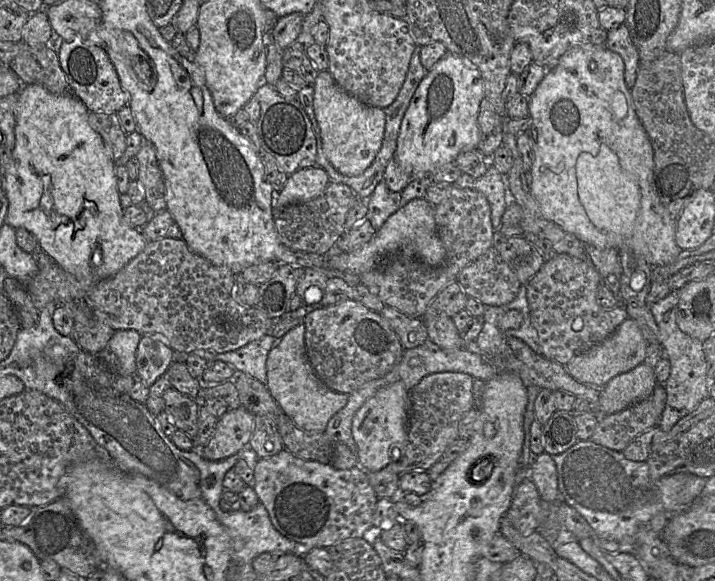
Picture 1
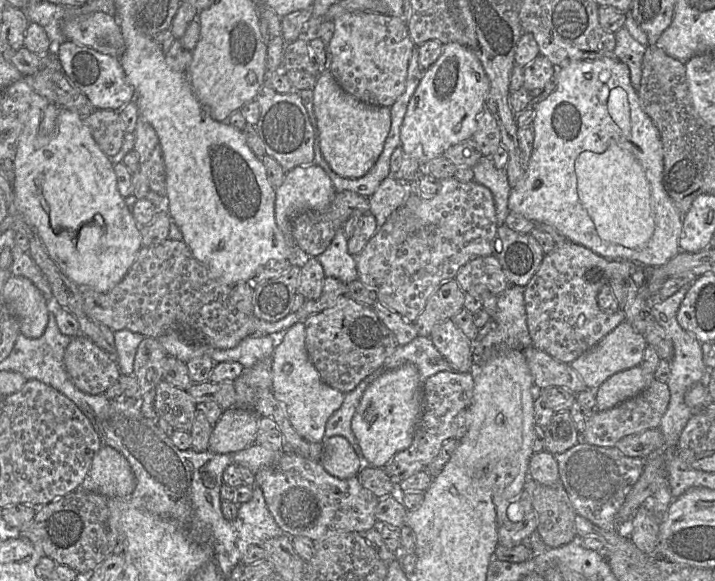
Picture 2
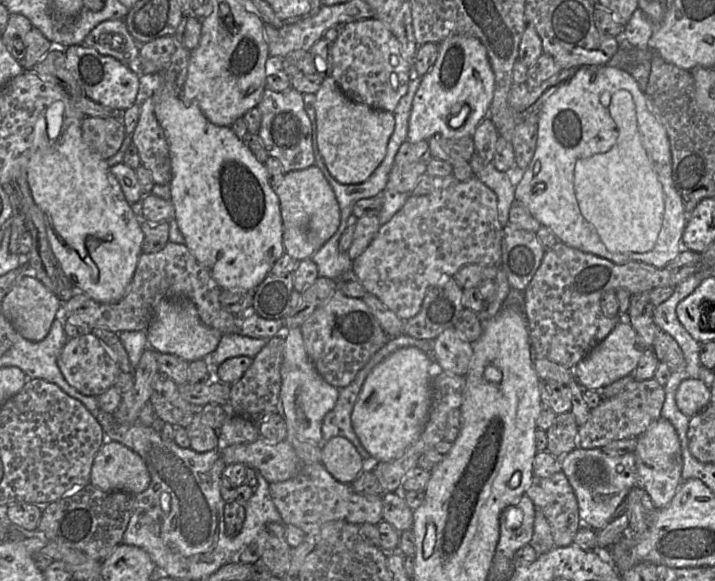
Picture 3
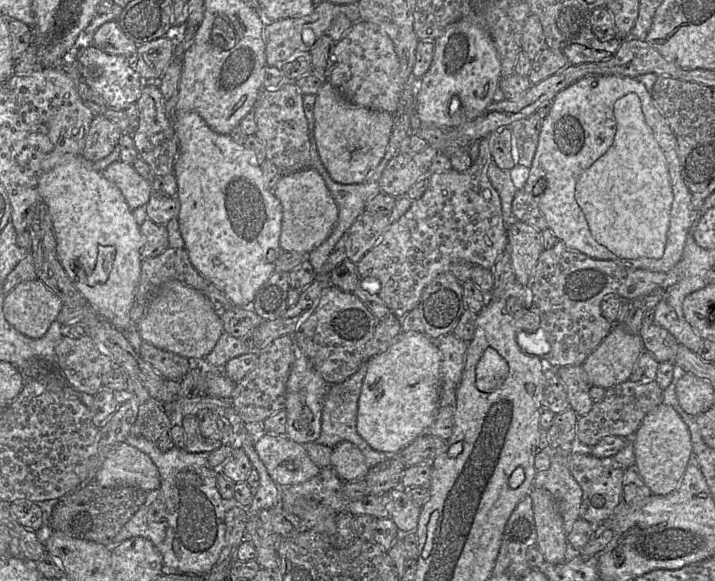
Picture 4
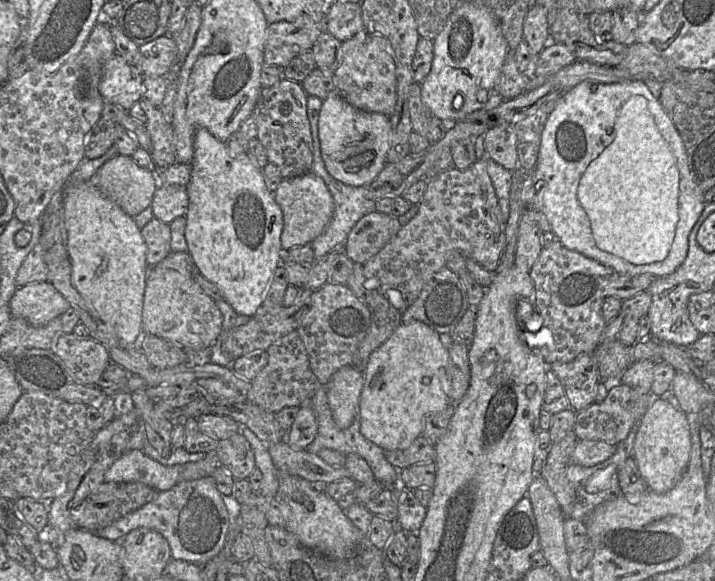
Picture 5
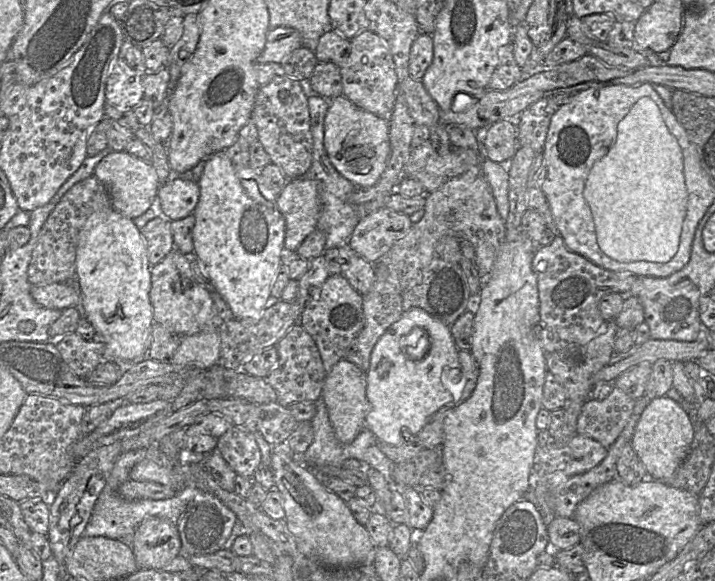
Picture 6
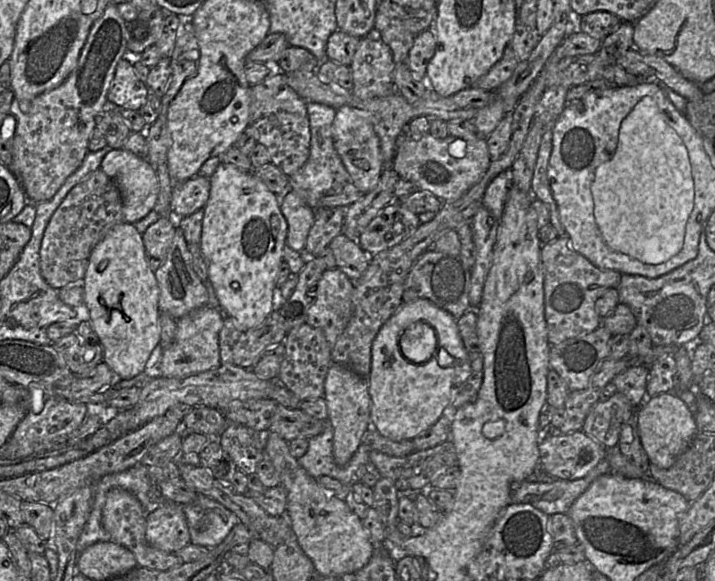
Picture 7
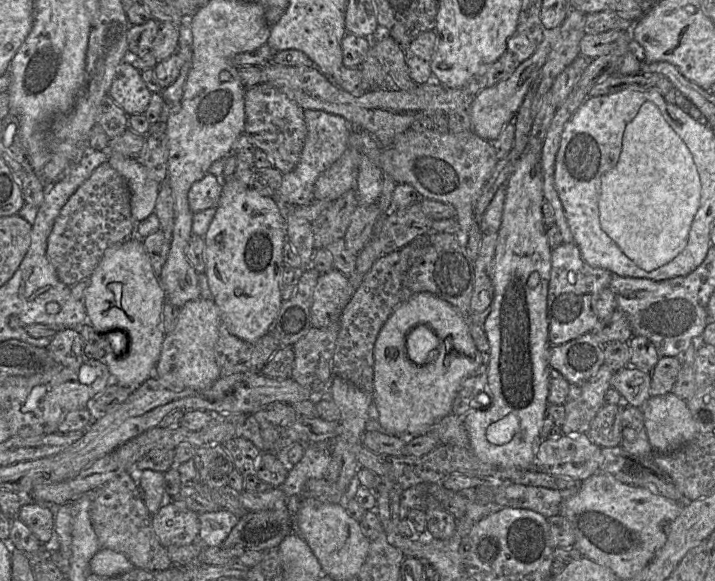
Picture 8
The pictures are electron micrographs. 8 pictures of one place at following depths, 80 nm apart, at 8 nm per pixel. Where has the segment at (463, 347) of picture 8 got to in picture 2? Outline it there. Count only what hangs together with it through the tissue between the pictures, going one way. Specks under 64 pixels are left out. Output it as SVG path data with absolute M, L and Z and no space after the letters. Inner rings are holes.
M406 363L385 372L366 388L351 429L368 465L383 468L395 454L411 445L423 409L422 385L416 365Z

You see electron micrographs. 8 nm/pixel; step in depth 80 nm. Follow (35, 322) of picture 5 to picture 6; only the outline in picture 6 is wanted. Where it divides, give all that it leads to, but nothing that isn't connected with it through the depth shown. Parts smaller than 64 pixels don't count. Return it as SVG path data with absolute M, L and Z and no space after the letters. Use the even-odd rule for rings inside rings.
M52 283L35 285L31 288L33 299L41 306L49 309L64 310L79 307L81 293L73 283Z

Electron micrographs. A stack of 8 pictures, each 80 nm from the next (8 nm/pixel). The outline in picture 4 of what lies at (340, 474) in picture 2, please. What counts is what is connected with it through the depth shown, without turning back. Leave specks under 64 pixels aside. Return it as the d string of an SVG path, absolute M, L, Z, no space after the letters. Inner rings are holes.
M348 441L332 448L330 467L343 482L364 479L370 471L362 452Z

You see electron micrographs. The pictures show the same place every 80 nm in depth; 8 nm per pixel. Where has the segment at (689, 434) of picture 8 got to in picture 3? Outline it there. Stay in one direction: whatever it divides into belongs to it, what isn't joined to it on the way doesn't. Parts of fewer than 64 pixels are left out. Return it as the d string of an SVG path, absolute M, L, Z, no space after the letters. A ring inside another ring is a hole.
M660 418L640 436L634 451L638 484L650 495L654 507L659 510L669 505L682 483L683 459L679 437L670 421Z

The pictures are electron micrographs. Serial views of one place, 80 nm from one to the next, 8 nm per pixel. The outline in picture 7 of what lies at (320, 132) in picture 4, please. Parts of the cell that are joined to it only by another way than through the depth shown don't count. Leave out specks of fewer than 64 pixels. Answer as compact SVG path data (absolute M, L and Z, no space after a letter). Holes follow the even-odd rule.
M344 105L336 110L332 128L334 147L351 181L363 195L368 194L376 187L383 171L380 142L371 123L370 114Z

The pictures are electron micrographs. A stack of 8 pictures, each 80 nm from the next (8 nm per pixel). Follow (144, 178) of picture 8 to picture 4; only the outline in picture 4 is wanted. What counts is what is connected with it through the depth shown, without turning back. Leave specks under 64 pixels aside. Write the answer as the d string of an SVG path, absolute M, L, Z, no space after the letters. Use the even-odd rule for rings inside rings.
M117 160L101 173L117 186L131 210L146 206L152 192L152 184L146 181L132 164Z

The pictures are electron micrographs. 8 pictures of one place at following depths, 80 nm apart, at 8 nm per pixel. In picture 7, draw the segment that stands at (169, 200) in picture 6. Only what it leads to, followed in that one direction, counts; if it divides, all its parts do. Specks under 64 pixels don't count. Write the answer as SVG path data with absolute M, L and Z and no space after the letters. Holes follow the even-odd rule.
M196 176L172 187L170 208L176 218L190 216L203 209L210 195L210 180Z

